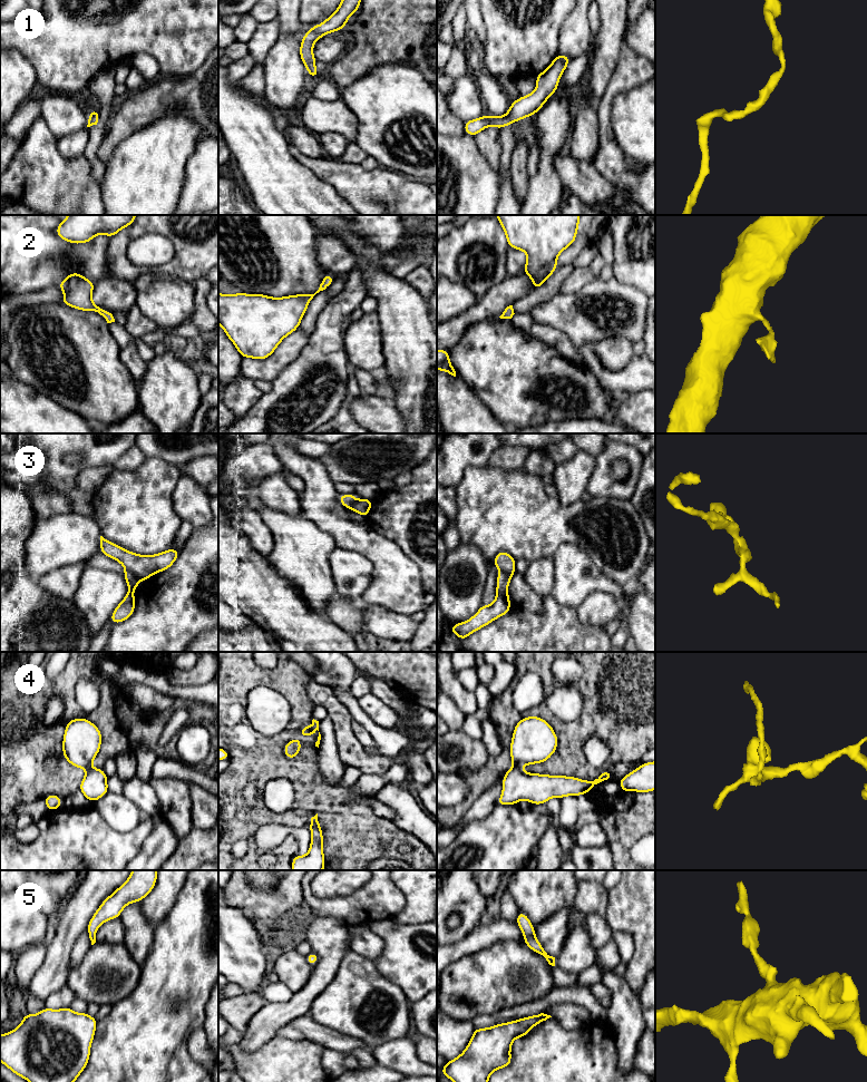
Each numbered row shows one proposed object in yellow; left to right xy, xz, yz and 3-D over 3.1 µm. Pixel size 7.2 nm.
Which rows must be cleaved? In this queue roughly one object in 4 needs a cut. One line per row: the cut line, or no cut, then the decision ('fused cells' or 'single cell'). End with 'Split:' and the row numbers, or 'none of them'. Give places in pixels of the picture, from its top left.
1: no cut; single cell
2: no cut; single cell
3: cut in xy along (126, 569), (138, 580); fused cells
4: no cut; single cell
5: no cut; single cell
Split: 3

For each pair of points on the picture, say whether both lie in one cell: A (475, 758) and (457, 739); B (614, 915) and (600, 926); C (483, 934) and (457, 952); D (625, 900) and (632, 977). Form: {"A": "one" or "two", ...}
{"A": "one", "B": "two", "C": "one", "D": "one"}

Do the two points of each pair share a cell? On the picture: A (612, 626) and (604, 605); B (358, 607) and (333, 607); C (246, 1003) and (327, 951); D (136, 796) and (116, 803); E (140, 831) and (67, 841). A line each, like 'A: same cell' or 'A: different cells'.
A: different cells
B: same cell
C: different cells
D: different cells
E: same cell

